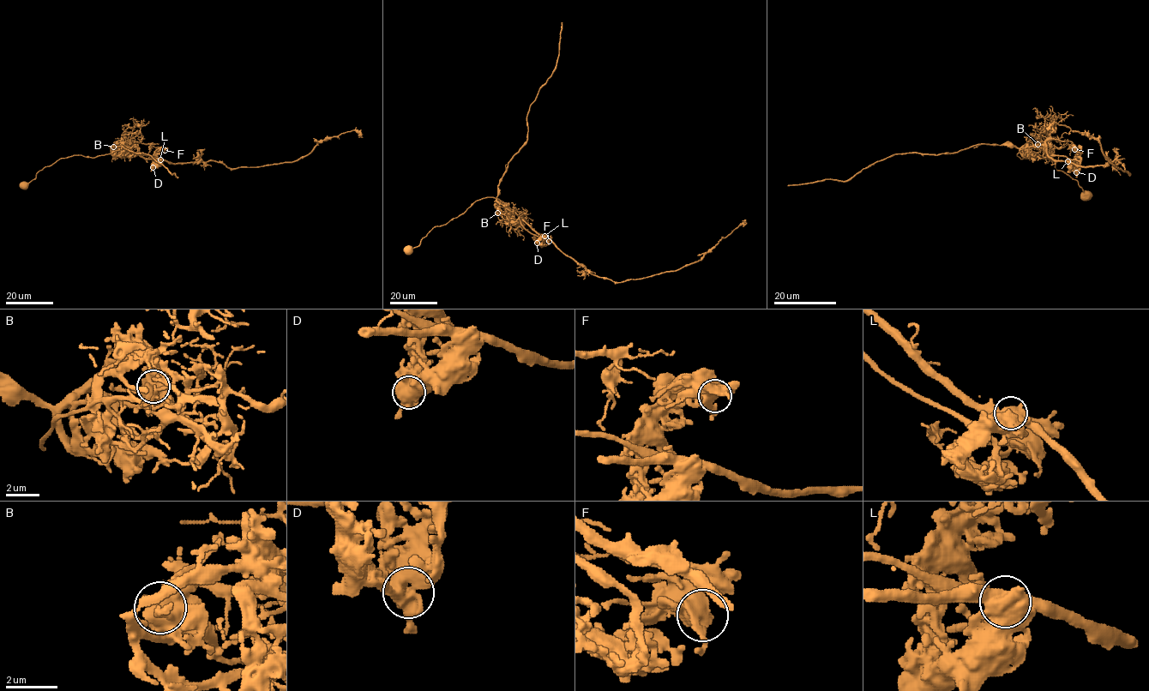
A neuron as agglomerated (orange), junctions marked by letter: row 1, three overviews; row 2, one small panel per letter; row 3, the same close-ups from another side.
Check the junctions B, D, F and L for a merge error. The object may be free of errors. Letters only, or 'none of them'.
L

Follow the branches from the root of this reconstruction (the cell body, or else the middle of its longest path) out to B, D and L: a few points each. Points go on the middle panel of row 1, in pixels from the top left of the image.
B: (407, 249), (418, 246), (433, 227), (457, 218), (477, 201), (495, 197), (497, 213)
D: (407, 249), (418, 246), (433, 227), (448, 223), (476, 201), (488, 197), (503, 201), (542, 235), (537, 243)
L: (407, 249), (418, 246), (433, 227), (448, 223), (476, 201), (488, 197), (503, 201), (544, 236)

